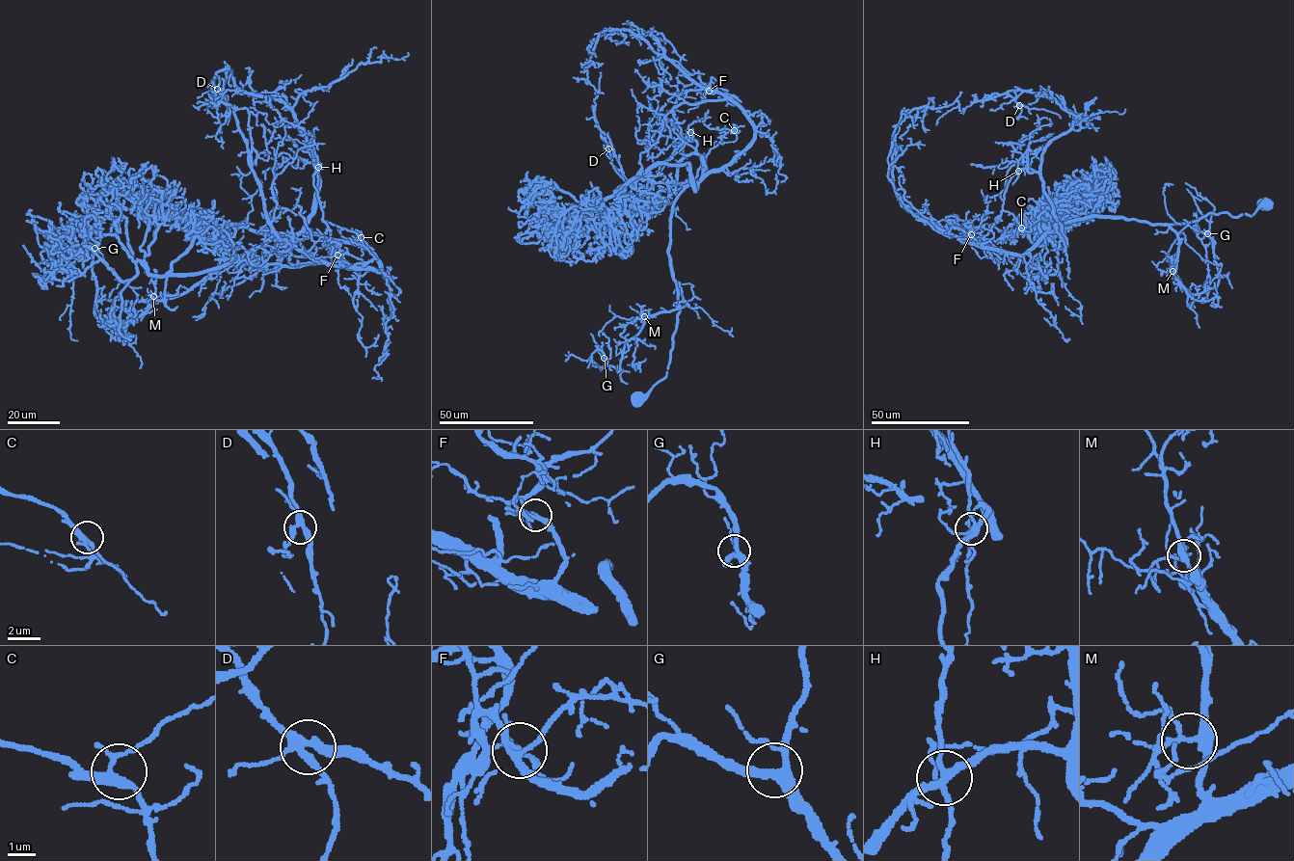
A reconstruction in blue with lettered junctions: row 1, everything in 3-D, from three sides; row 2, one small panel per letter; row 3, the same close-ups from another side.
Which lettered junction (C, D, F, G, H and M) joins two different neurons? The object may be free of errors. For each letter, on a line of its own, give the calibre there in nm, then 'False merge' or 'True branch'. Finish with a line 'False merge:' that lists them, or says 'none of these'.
C: Thickness 280 nm. True branch
D: Thickness 320 nm. True branch
F: Thickness 240 nm. True branch
G: Thickness 280 nm. True branch
H: Thickness 260 nm. False merge
M: Thickness 300 nm. True branch
False merge: H

